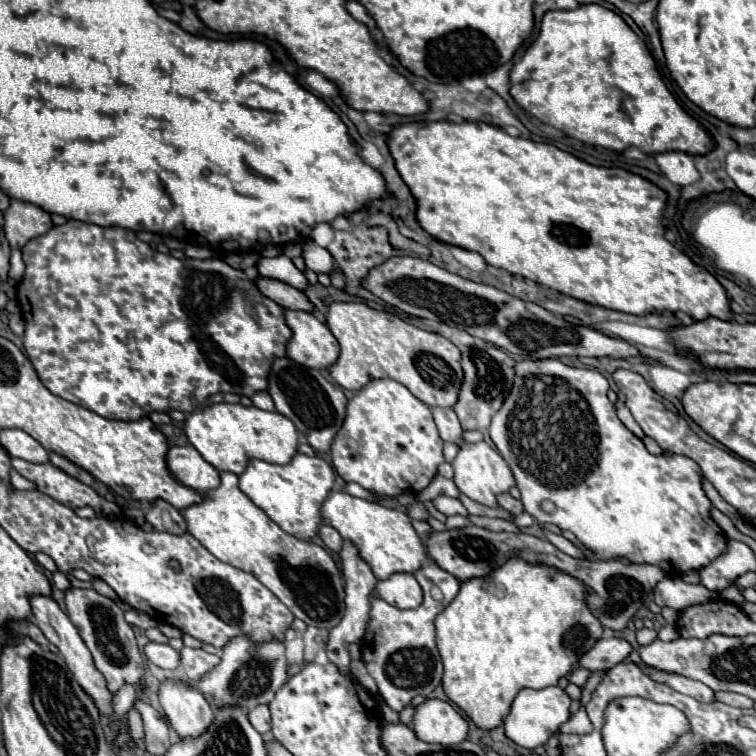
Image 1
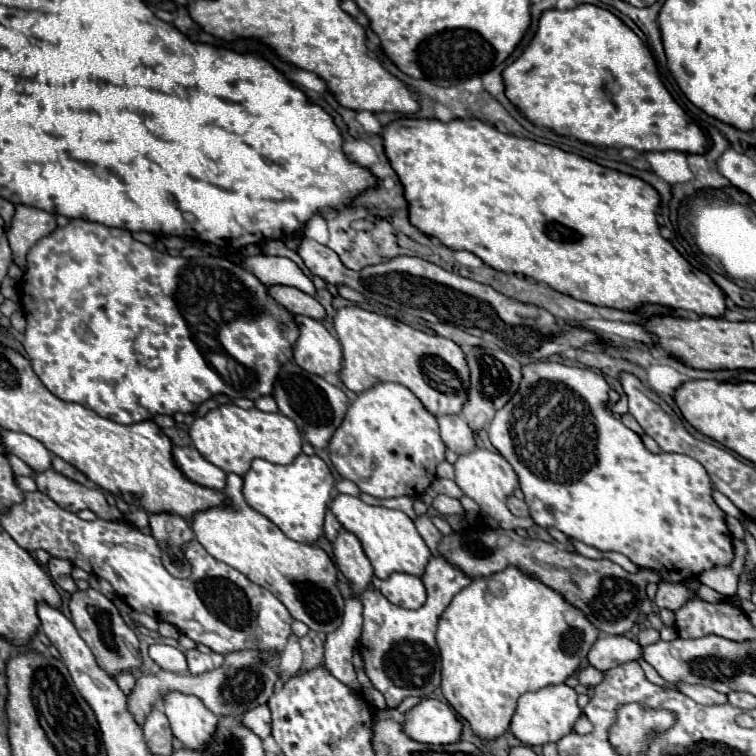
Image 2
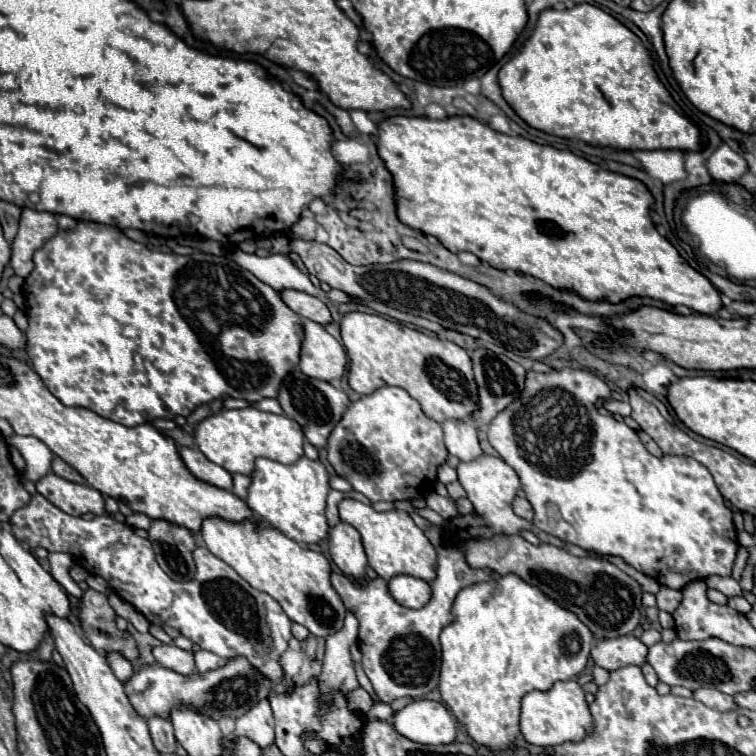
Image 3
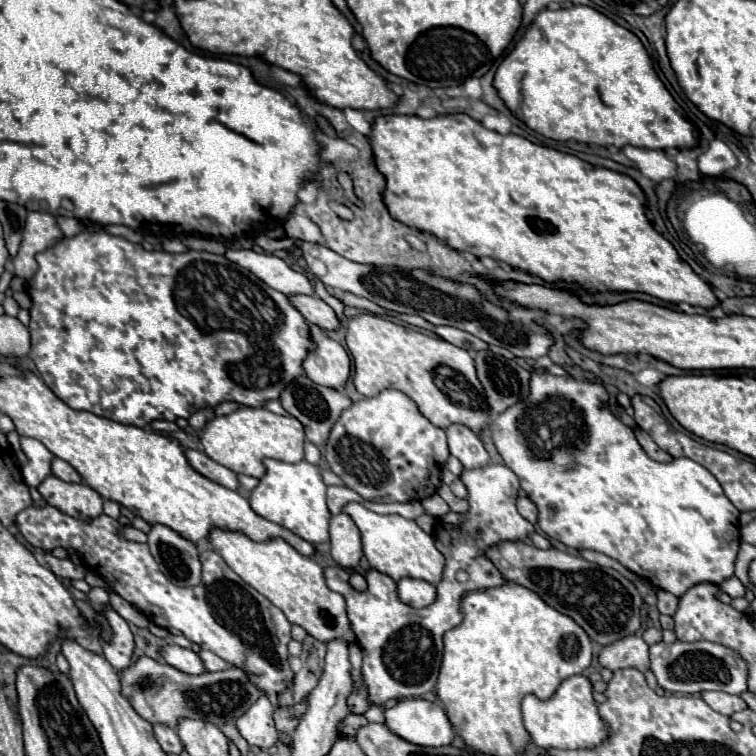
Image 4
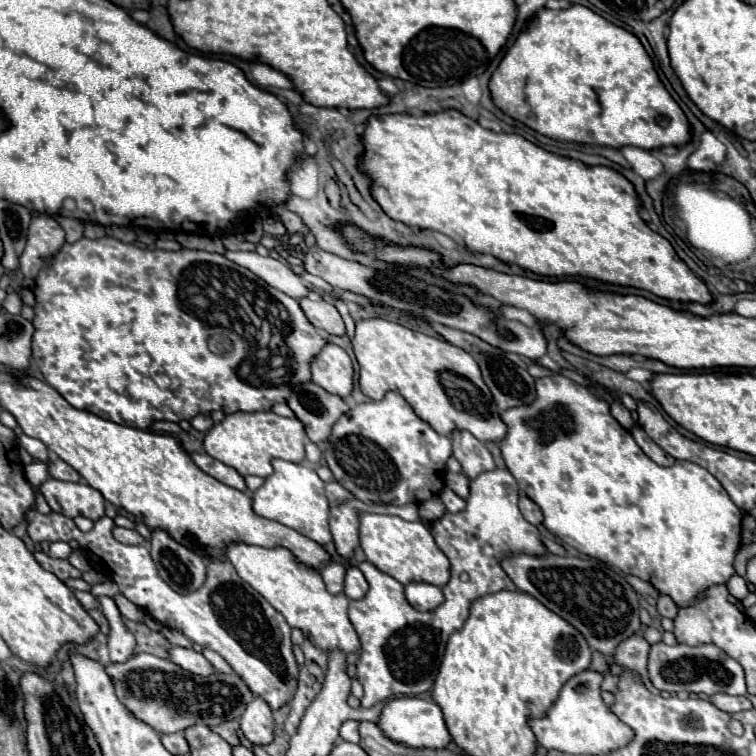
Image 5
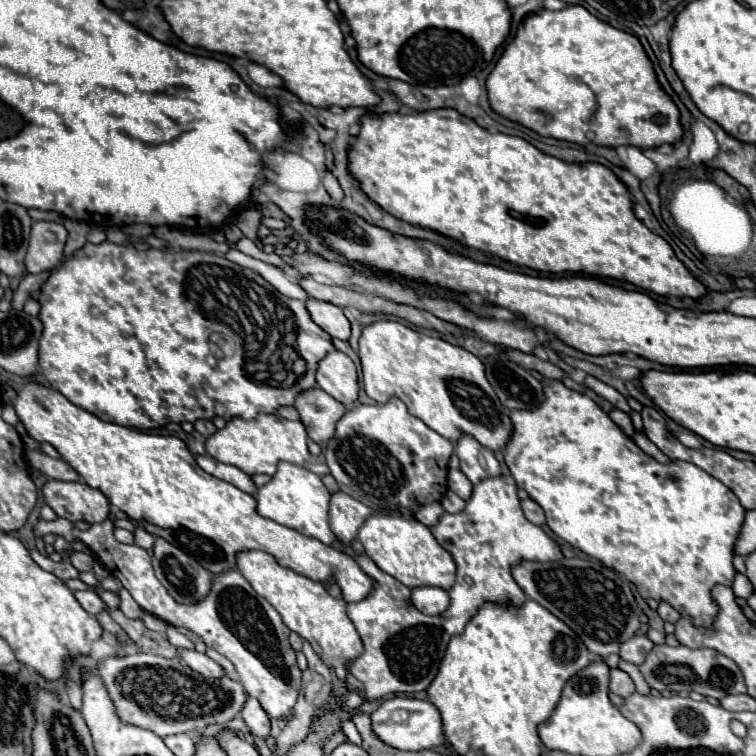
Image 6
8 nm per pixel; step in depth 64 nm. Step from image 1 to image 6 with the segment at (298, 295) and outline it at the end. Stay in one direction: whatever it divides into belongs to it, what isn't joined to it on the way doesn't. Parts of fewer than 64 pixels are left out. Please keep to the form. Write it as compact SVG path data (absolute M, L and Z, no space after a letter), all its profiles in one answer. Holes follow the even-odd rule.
M316 298L306 300L306 310L310 312L310 318L326 330L332 338L348 340L350 338L350 322L342 314L342 310L330 302L322 302Z

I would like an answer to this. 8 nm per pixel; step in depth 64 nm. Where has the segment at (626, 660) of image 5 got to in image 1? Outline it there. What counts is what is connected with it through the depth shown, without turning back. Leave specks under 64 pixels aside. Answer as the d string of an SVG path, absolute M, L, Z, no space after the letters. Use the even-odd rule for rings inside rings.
M606 636L600 638L592 650L588 650L580 660L578 666L586 670L610 670L616 664L620 664L628 654L632 652L632 646L624 638Z

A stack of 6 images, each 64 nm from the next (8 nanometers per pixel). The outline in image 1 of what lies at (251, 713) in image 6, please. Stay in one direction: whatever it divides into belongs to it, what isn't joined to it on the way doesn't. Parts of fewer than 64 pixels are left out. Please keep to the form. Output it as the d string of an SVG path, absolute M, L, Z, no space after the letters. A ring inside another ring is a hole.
M260 704L260 706L256 706L254 710L250 710L248 716L250 716L252 726L254 726L260 734L264 734L264 732L270 730L270 712L268 712L268 706L266 706L266 704Z

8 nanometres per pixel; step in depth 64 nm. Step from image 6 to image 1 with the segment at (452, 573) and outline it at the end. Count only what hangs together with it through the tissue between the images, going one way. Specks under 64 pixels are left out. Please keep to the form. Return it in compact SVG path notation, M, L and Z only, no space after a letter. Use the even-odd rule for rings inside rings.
M332 490L320 508L322 522L336 528L342 540L354 544L358 556L370 566L378 580L386 580L396 572L416 572L424 562L424 548L420 548L420 536L412 528L410 518L398 508L386 508L376 502L368 502L348 494L346 490Z

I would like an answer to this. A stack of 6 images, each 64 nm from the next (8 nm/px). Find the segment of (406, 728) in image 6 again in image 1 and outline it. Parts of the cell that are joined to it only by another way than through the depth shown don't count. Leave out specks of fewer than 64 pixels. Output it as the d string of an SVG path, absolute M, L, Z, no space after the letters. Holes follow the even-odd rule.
M426 700L416 708L414 732L434 744L458 744L468 738L468 720L444 700Z

